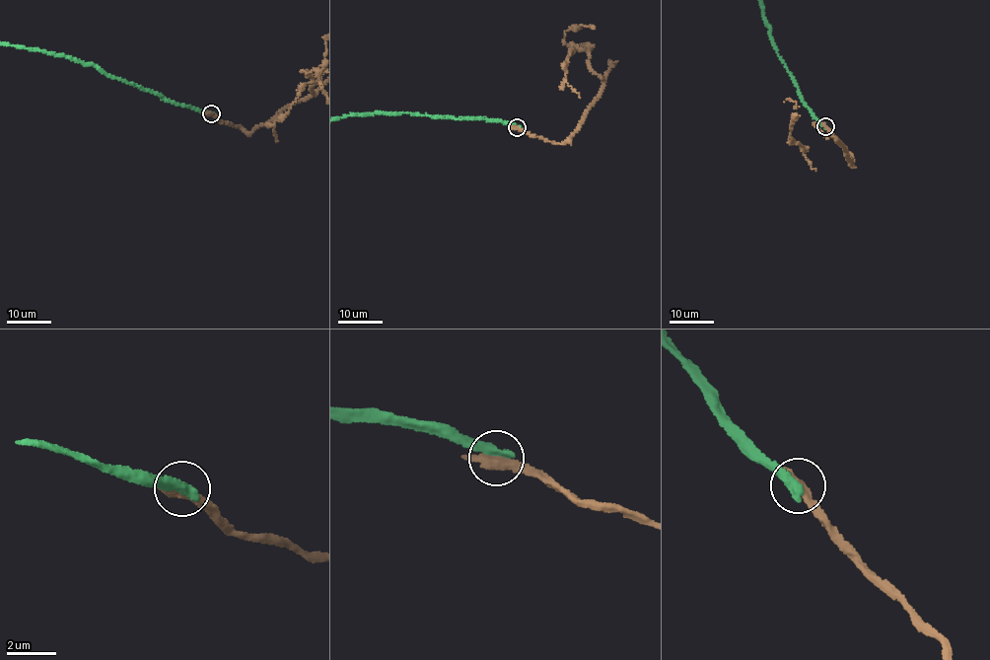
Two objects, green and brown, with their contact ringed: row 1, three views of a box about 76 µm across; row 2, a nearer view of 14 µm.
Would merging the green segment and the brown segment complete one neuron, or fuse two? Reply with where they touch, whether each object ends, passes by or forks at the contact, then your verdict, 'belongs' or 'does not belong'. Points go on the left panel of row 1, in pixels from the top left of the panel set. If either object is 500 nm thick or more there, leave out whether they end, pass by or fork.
place (211, 113); green ends; brown passes by; does not belong

